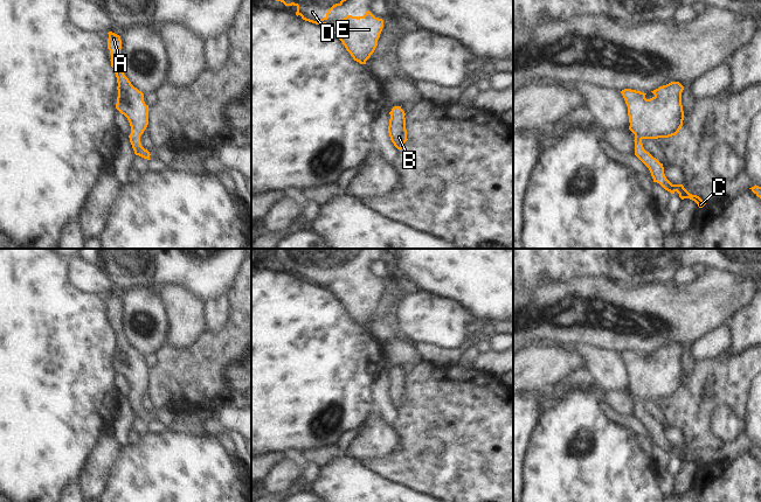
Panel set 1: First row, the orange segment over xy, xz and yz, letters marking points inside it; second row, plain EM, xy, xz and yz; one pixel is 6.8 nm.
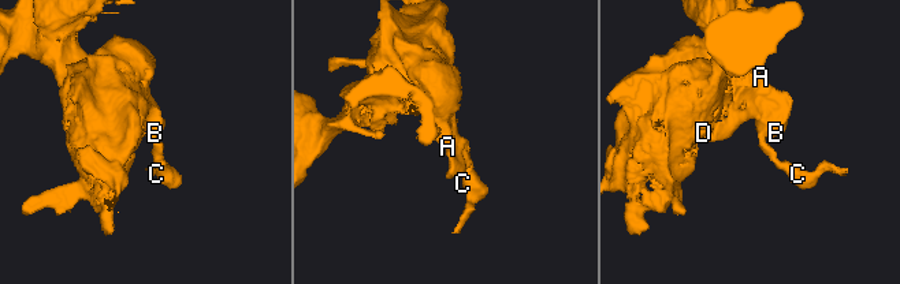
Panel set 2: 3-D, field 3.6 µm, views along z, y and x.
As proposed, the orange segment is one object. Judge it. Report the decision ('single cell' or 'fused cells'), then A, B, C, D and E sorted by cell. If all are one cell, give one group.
single cell; groups A B C D E

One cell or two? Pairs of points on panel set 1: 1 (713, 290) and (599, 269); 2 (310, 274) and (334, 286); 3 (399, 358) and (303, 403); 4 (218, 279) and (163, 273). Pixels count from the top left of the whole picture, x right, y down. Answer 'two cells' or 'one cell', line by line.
1: two cells
2: one cell
3: two cells
4: one cell

